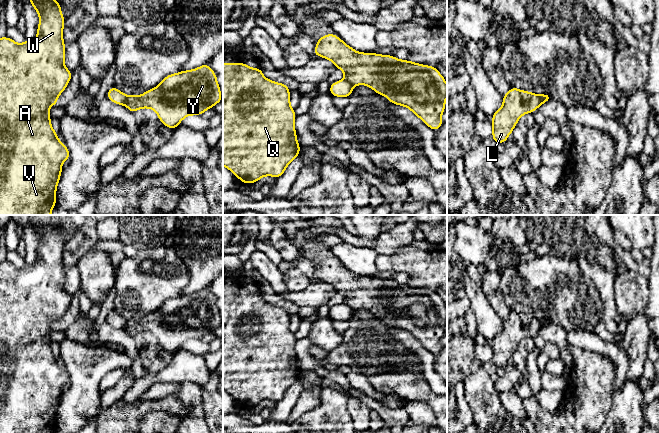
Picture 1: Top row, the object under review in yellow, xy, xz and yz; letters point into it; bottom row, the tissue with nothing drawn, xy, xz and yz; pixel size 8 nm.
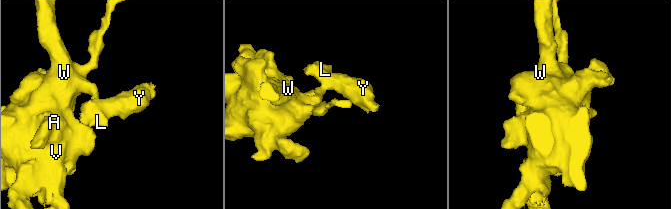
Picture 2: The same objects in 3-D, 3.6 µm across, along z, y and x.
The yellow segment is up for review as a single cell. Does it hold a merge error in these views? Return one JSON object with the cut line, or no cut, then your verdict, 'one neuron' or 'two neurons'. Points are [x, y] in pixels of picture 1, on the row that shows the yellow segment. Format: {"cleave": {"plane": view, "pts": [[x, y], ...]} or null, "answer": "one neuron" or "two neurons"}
{"cleave": {"plane": "xy", "pts": [[127, 96], [123, 104]]}, "answer": "two neurons"}

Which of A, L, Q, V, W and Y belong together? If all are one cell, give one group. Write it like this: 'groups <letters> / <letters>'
groups A Q V W / L Y

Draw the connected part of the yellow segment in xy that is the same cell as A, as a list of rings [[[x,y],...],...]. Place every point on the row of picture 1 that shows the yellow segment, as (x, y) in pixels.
[[[30,0],[40,23],[37,38],[17,44],[8,37],[0,38],[0,215],[51,215],[56,205],[56,188],[61,165],[70,157],[50,123],[49,107],[60,104],[57,97],[66,89],[72,73],[64,66],[66,47],[63,42],[65,19],[59,2]]]

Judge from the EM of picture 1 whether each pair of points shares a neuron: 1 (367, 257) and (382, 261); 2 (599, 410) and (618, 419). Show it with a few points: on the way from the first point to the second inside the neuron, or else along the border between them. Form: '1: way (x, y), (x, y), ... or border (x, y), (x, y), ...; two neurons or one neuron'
1: border (377, 254), (376, 266), (379, 271); two neurons
2: border (611, 391), (611, 407), (604, 422); two neurons

